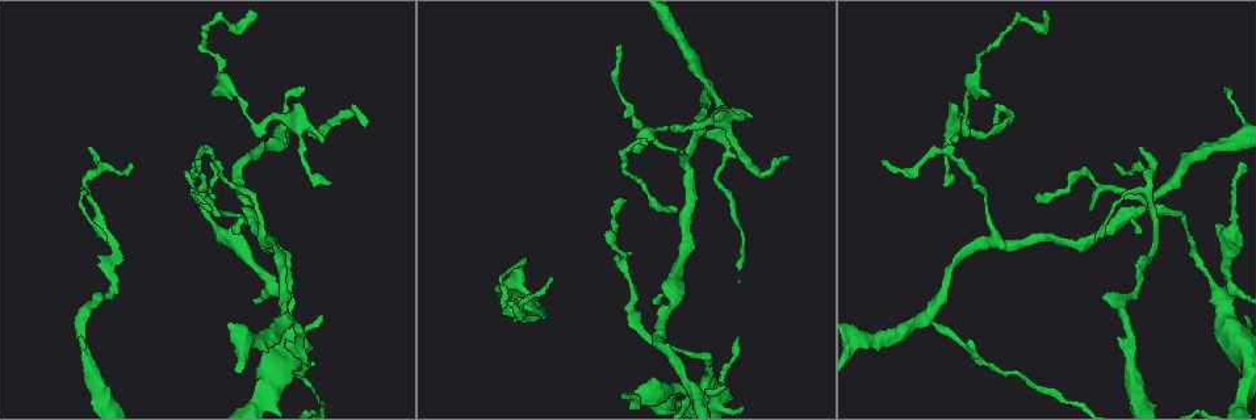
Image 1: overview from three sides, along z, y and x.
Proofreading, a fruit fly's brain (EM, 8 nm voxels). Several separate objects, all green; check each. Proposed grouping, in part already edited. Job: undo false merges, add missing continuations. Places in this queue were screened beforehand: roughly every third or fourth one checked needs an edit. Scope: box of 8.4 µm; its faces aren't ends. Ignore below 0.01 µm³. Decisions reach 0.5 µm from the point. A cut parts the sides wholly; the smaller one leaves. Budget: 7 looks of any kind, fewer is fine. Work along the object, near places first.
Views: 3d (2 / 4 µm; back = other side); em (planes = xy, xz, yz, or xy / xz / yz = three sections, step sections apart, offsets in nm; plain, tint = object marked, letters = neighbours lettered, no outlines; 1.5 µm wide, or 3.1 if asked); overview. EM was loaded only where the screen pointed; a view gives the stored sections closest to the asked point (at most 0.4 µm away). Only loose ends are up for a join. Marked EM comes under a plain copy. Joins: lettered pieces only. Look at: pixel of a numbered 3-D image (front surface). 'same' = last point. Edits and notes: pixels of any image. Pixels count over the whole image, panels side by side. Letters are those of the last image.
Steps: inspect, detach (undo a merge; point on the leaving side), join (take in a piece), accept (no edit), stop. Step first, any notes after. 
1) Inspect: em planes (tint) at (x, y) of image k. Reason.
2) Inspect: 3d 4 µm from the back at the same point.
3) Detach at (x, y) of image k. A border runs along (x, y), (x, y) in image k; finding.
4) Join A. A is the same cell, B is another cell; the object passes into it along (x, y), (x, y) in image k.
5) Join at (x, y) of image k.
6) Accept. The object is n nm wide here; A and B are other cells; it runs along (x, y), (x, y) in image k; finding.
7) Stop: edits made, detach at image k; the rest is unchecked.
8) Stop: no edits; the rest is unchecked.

Inspect: 3d 2 µm at (525, 257) of image 1.

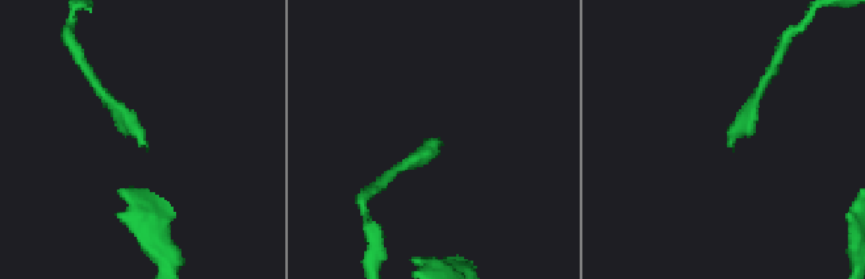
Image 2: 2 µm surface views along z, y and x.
Inspect: em planes (letters) at (143, 144) of image 2. Now the EM.

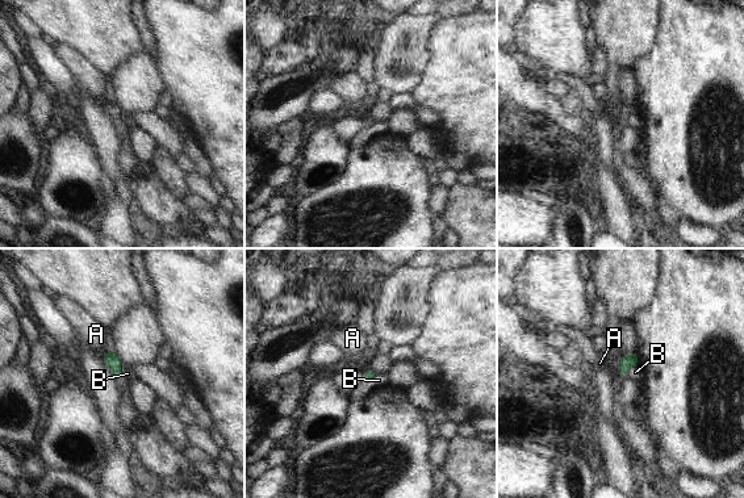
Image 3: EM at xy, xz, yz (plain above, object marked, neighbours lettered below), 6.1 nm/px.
Accept. The longest contact is with B, 120 nm; A and B are other cells; a border runs along (638, 363), (630, 367), (626, 376) in image 3; no lettered piece goes on from it.

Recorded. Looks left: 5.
Inspect: em planes (letters) at (345, 111) of image 1. Abrupt turn.

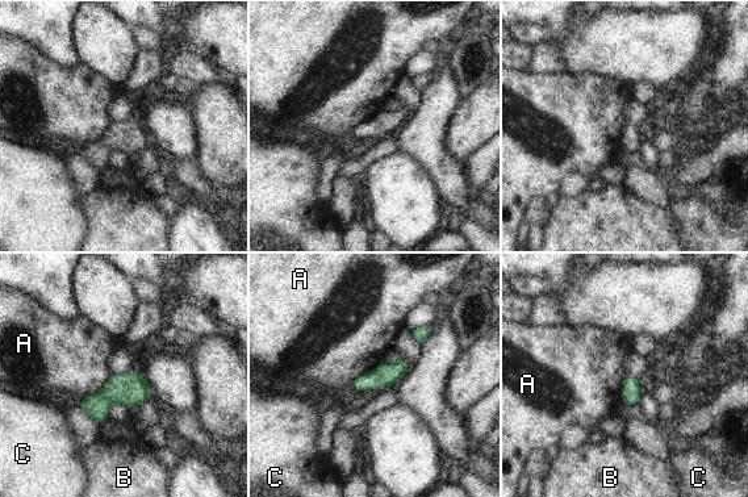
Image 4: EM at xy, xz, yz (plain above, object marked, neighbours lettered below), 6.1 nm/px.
Accept. The longest contact is with A, 160 nm; A, B and C are other cells; a border runs along (105, 384), (99, 392), (84, 399) in image 4; one cell here.

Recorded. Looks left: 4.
Inspect: 3d 4 µm at (1227, 87) of image 1. Free end.

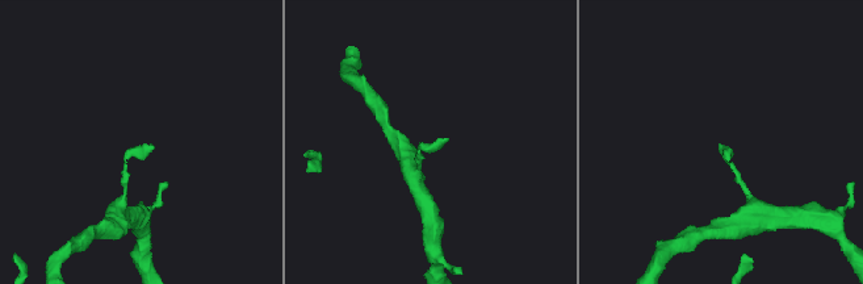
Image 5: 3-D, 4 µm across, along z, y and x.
Inspect: em xy step 8 (letters) at (719, 144) of image 5.

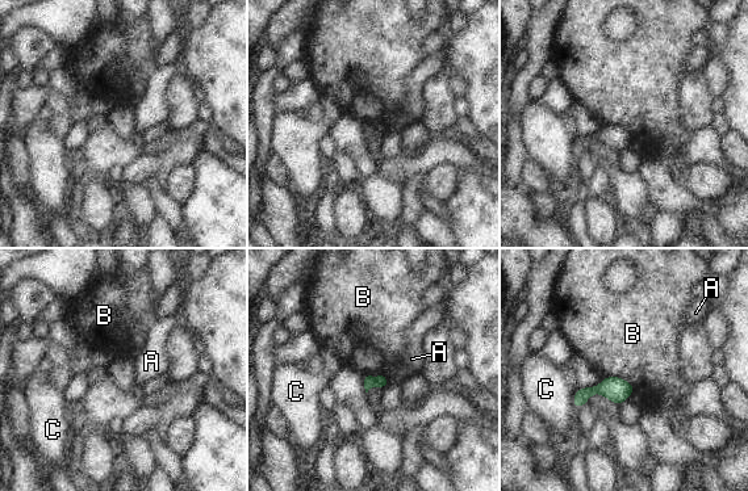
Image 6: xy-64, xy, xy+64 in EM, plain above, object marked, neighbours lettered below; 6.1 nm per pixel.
Inspect: em planes (letters) at the same point. Cut it another way.

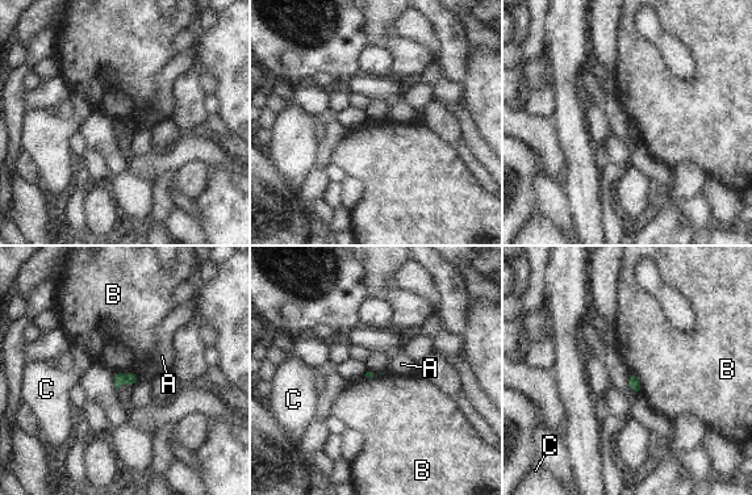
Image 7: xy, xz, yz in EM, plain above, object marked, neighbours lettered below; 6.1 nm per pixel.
Accept. The longest contact is with B, 160 nm; A, B and C are other cells; none of them fits.

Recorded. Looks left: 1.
Stop: no edits; the rest is unchecked.

